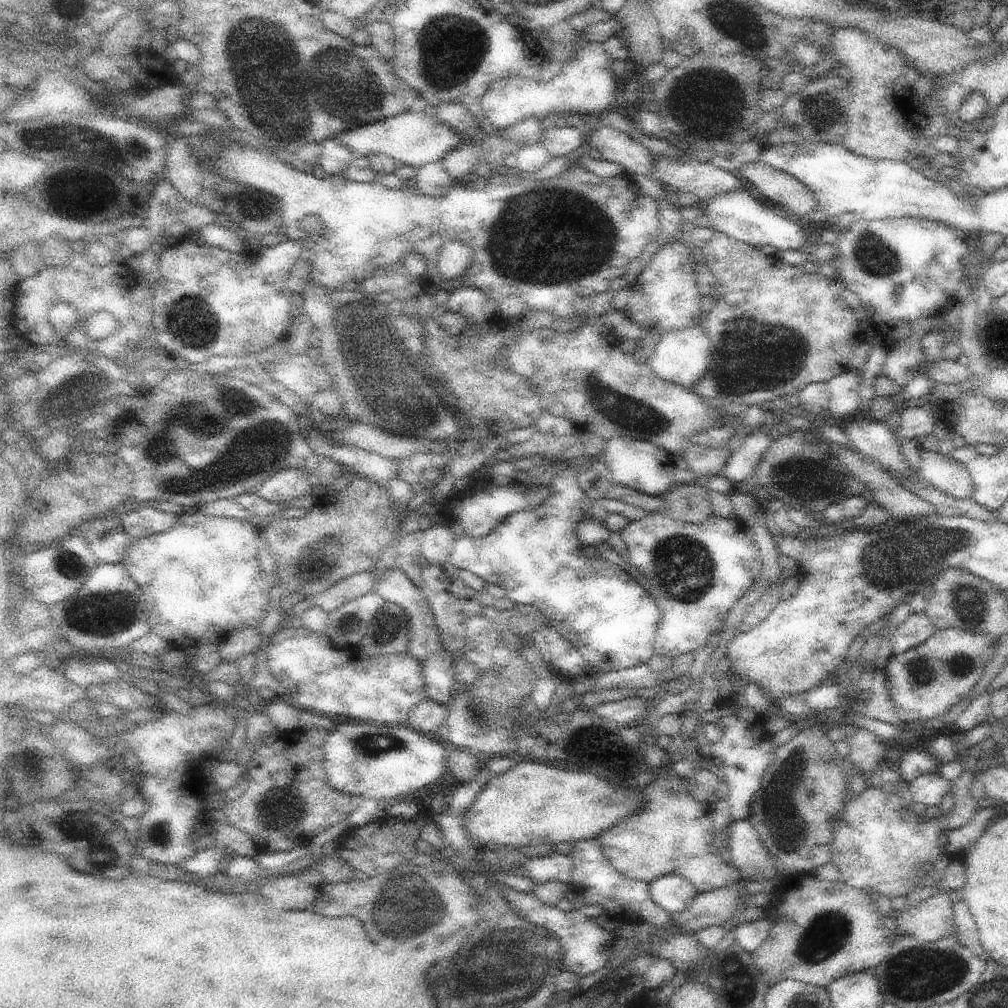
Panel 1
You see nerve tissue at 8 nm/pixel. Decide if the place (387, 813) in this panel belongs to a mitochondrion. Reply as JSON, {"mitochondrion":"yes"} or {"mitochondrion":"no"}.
{"mitochondrion":"no"}

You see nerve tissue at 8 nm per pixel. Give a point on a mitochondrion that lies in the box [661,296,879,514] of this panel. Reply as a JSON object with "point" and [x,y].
{"point":[761,353]}

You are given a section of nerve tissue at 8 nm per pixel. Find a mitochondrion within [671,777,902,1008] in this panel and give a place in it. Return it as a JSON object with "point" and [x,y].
{"point":[830,932]}

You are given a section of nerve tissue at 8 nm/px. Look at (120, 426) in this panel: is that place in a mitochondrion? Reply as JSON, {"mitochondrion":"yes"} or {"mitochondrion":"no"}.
{"mitochondrion":"no"}

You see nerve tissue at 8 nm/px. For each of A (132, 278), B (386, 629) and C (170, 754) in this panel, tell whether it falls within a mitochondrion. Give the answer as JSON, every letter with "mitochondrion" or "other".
{"A":"other","B":"mitochondrion","C":"other"}

